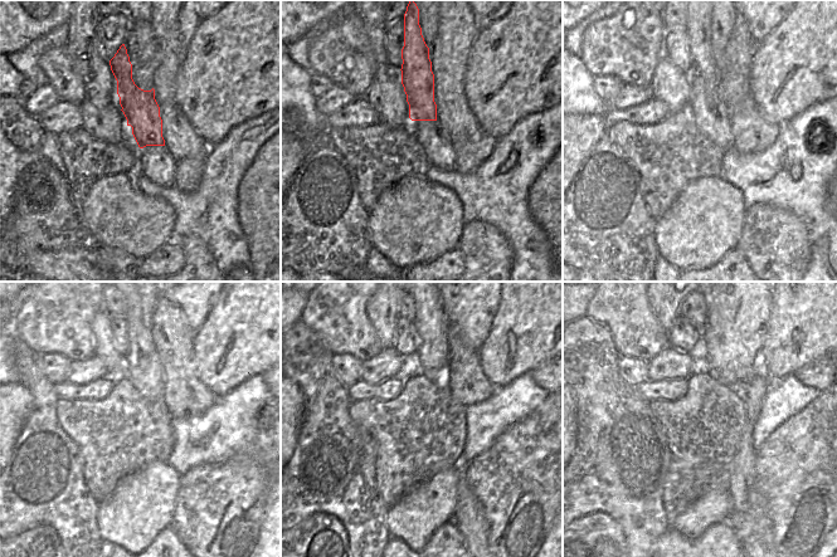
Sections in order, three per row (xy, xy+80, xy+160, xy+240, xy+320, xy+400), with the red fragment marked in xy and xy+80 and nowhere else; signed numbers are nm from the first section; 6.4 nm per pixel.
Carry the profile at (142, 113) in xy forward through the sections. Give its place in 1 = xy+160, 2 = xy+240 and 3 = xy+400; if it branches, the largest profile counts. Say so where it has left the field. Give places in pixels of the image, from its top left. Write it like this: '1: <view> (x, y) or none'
1: xy+160 (697, 25)
2: xy+240 (147, 307)
3: none

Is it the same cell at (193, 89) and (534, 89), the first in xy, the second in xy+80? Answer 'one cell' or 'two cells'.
one cell

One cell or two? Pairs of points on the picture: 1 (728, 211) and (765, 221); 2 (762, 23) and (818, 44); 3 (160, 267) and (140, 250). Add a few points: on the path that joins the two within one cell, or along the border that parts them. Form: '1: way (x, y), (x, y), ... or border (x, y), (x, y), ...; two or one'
1: border (747, 206), (741, 234), (736, 244); two
2: border (789, 13), (758, 44); two
3: border (170, 239), (141, 260); two

